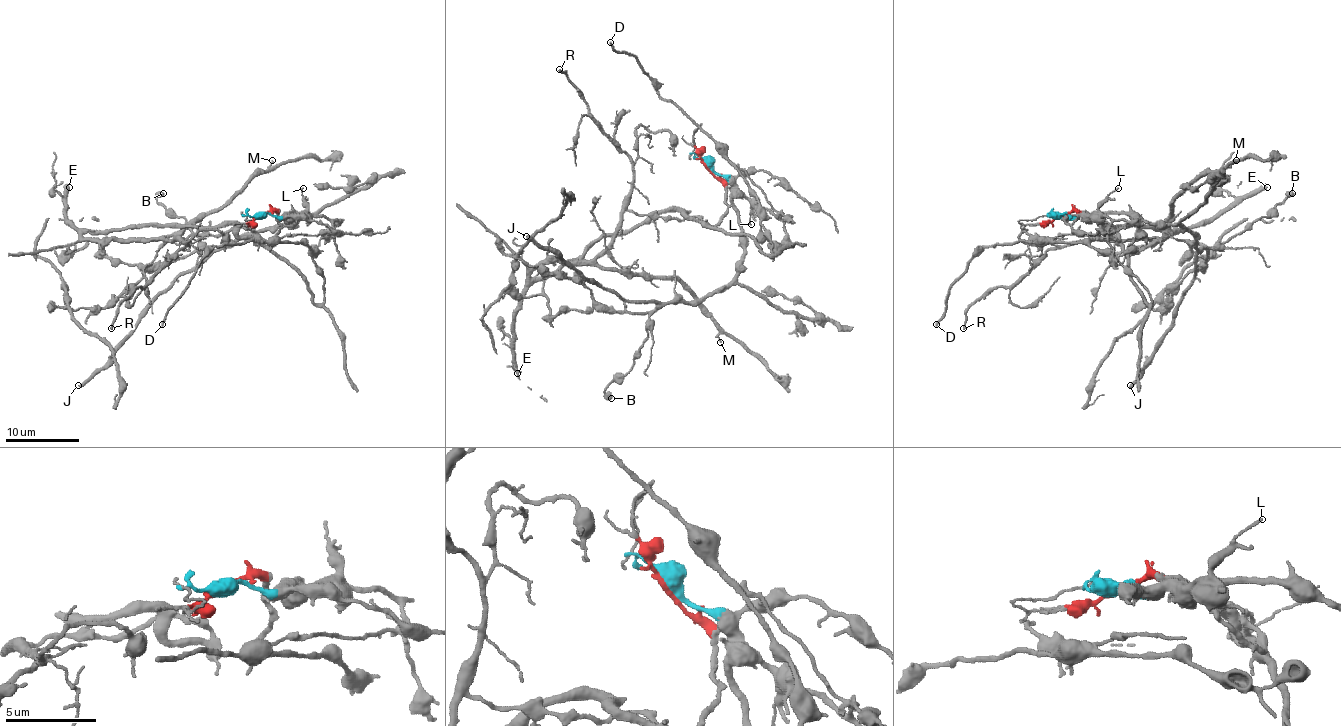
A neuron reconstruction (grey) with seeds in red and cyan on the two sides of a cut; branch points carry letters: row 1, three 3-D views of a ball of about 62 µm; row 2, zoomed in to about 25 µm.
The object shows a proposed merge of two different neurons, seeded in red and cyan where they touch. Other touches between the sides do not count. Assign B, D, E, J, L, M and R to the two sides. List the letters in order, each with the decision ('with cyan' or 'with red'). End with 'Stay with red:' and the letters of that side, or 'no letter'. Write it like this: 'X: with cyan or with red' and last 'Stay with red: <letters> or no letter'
B: with cyan
D: with red
E: with red
J: with cyan
L: with cyan
M: with red
R: with red
Stay with red: D, E, M, R

